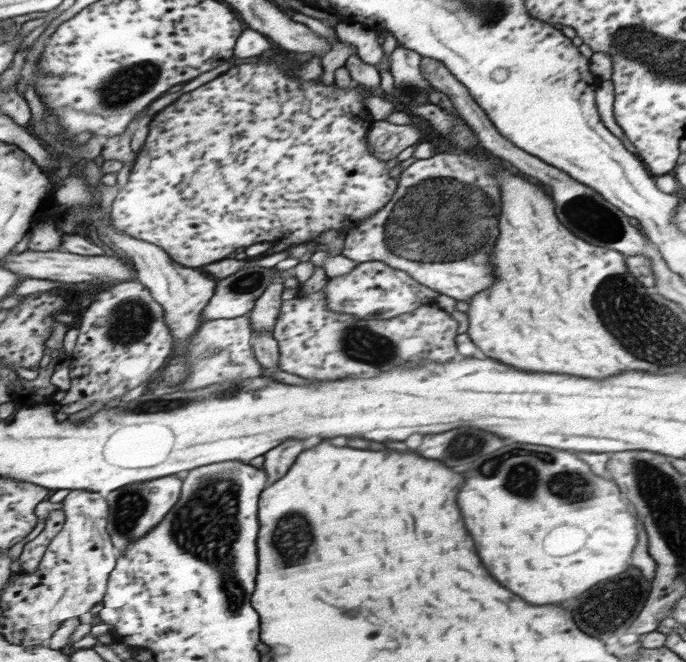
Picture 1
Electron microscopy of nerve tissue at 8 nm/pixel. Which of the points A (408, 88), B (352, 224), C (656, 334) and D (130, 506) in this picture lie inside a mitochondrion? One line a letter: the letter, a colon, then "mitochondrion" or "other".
A: mitochondrion
B: other
C: mitochondrion
D: mitochondrion

